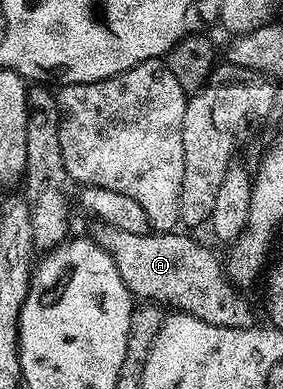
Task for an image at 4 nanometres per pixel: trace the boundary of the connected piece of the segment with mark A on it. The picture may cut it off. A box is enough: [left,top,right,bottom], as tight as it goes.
[93,223,251,328]

